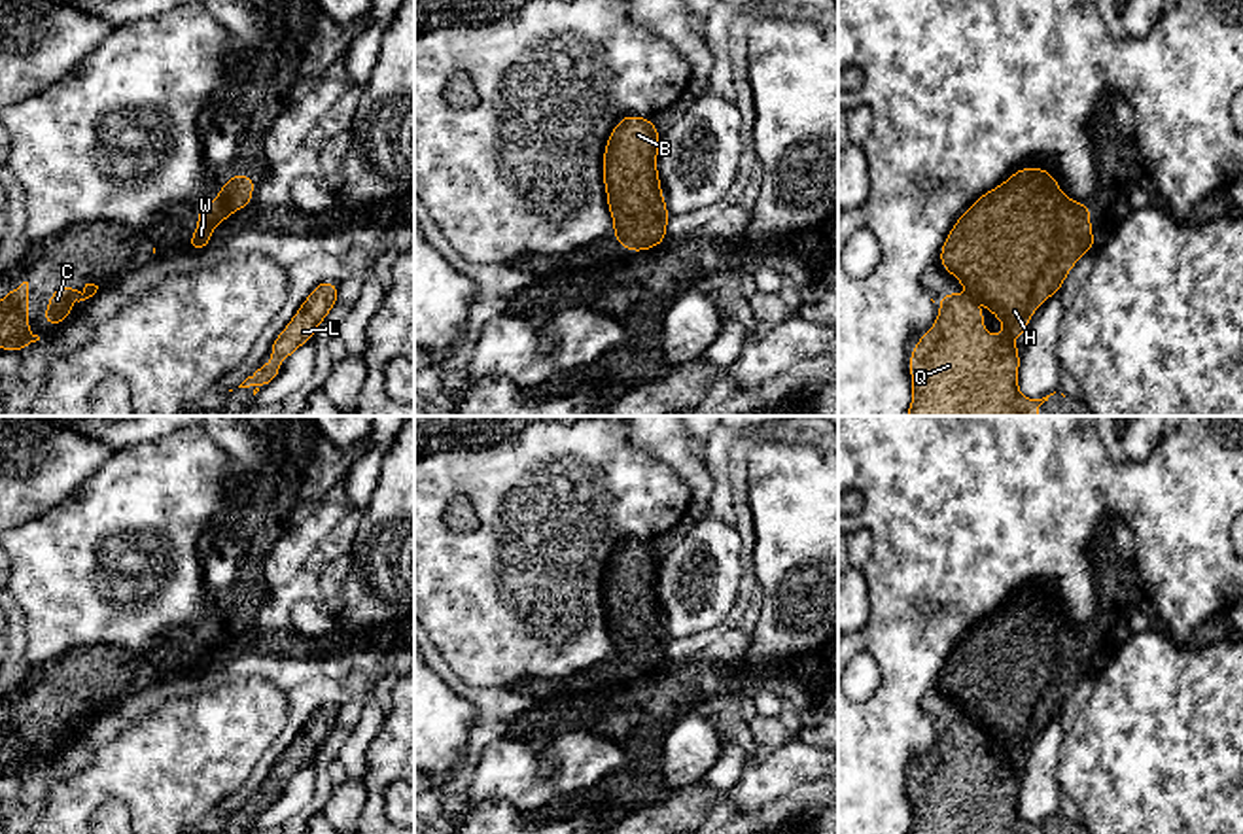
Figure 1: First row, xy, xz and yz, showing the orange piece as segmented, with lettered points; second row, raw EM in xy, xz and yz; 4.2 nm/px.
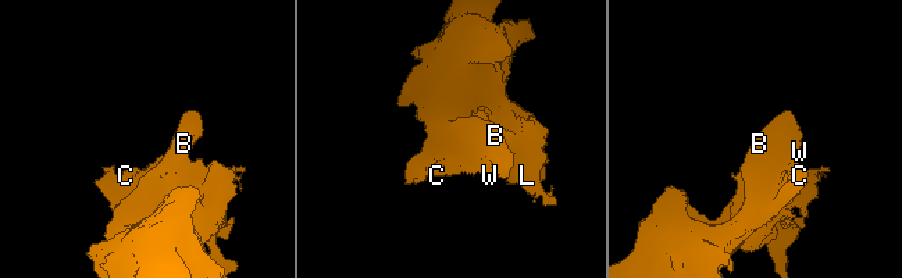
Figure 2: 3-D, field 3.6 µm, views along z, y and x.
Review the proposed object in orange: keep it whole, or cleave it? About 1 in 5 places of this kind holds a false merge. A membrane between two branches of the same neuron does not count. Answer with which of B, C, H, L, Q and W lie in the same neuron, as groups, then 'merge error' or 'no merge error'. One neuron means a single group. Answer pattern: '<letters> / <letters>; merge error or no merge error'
B C H L Q W; no merge error

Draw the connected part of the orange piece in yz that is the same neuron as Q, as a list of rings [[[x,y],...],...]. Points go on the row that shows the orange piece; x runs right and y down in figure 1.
[[[1022,166],[1005,183],[971,204],[948,233],[938,259],[946,272],[954,274],[976,299],[991,308],[1007,331],[1003,335],[986,333],[982,329],[986,316],[963,293],[944,293],[937,303],[940,314],[935,325],[914,344],[910,354],[908,367],[914,393],[906,416],[1039,416],[1039,407],[1050,395],[1042,399],[1020,395],[1018,369],[1022,354],[1016,350],[1012,337],[1027,333],[1033,312],[1061,289],[1078,257],[1095,248],[1090,221],[1090,206],[1063,195],[1058,180],[1046,168]]]

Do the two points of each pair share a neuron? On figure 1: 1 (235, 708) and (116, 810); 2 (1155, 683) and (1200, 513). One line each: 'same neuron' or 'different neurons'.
1: different neurons
2: different neurons

